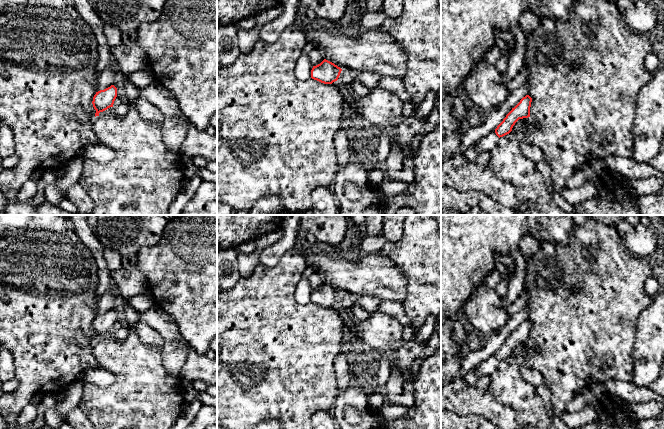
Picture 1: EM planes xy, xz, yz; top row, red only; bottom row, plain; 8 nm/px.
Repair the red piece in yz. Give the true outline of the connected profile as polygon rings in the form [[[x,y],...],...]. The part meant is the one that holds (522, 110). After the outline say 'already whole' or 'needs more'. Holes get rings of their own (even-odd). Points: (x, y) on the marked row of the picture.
[[[529,95],[523,97],[520,102],[506,115],[494,131],[480,139],[475,144],[478,154],[482,152],[491,152],[499,138],[509,134],[519,119],[530,117],[531,102],[532,98]]] | needs more

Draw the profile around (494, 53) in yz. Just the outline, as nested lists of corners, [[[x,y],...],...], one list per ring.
[[[495,45],[489,51],[486,52],[485,58],[492,64],[496,64],[497,60],[501,56],[501,50]]]

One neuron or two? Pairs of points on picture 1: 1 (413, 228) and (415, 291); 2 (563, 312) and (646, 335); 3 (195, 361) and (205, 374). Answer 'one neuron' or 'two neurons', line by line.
1: one neuron
2: two neurons
3: one neuron

